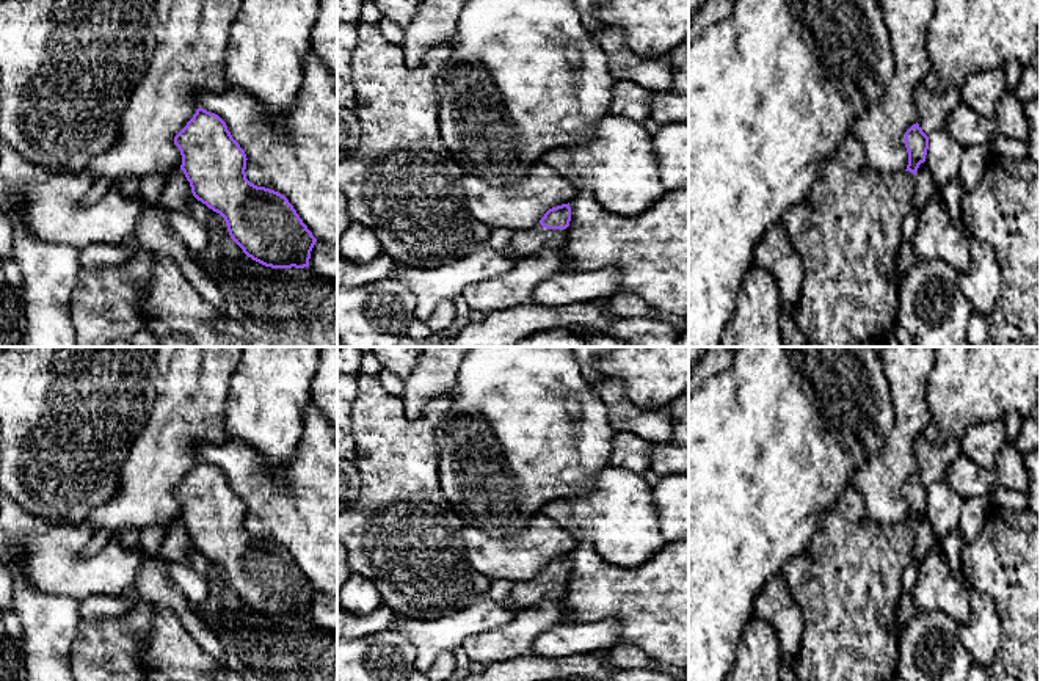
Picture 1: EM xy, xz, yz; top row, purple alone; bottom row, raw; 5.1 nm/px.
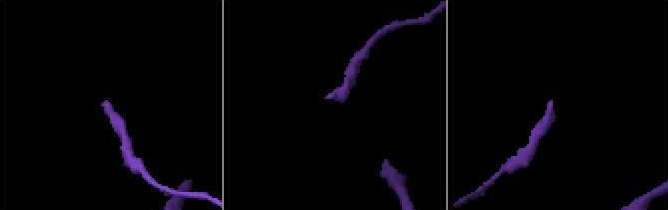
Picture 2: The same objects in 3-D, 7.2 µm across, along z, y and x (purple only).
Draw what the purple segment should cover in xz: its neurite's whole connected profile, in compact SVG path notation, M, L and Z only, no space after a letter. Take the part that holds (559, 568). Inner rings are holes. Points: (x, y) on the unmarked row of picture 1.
M569 554L549 560L538 576L513 584L508 598L510 606L522 610L541 601L562 601L566 593L565 581L569 577L569 573Z

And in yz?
M922 435L916 439L915 457L919 469L904 488L908 504L908 516L905 523L910 523L916 527L919 516L925 513L929 488L944 477L947 466L960 453L962 442L957 439L947 442L933 442Z

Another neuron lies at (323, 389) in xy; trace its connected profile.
M320 347L311 397L337 433L337 347Z

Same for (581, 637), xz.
M613 618L601 621L574 621L540 632L532 651L540 657L569 657L598 654L620 645L623 626Z

